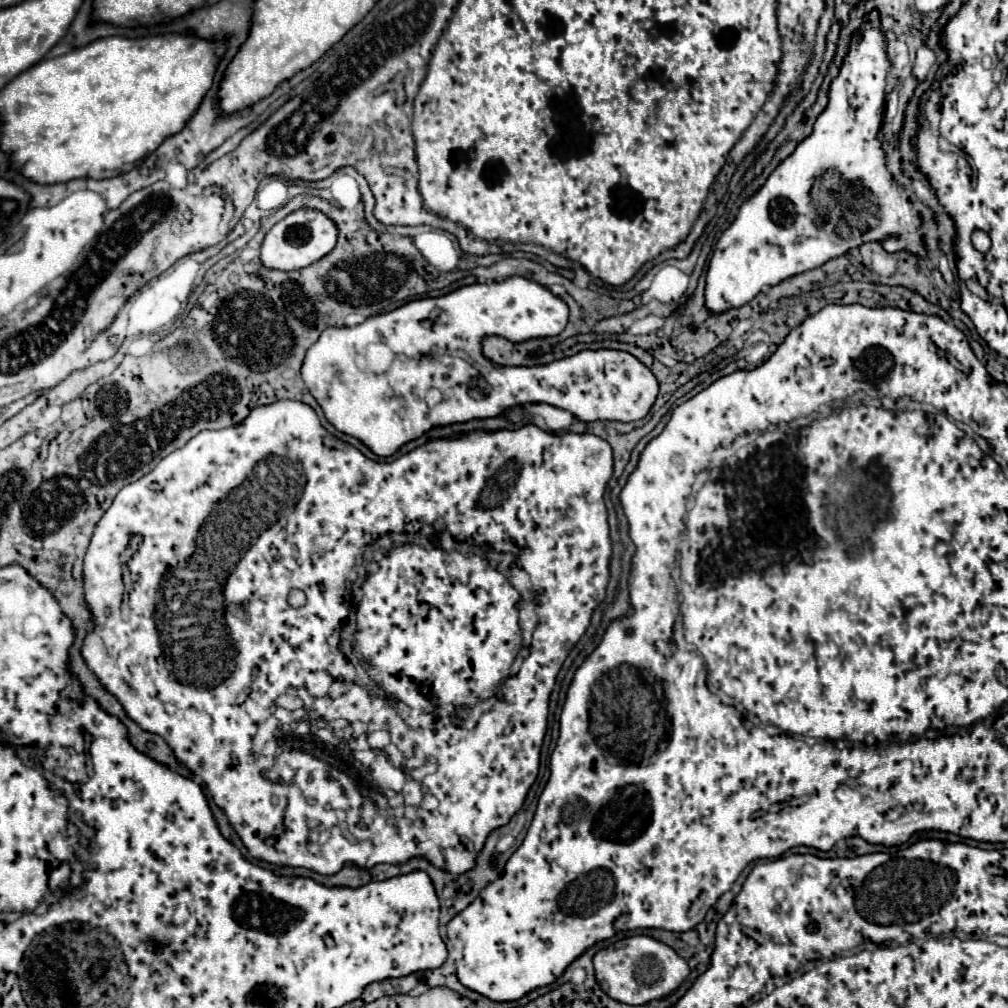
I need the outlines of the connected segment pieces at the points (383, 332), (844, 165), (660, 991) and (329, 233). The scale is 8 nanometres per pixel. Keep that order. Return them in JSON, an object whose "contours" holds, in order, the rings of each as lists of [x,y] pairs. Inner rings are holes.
{"contours":[[[[511,276],[503,282],[493,282],[493,284],[471,284],[447,296],[421,298],[421,300],[407,302],[393,312],[371,316],[363,324],[353,328],[327,328],[319,336],[319,340],[307,350],[301,372],[309,392],[323,408],[327,420],[337,430],[359,438],[377,456],[391,456],[405,442],[419,438],[433,426],[467,422],[473,418],[491,418],[491,416],[503,414],[511,406],[531,404],[531,402],[553,404],[557,408],[571,412],[575,418],[583,422],[641,420],[649,412],[651,404],[655,402],[659,384],[655,376],[651,376],[651,370],[645,364],[639,364],[639,360],[635,360],[635,356],[627,352],[583,350],[571,358],[563,358],[559,362],[551,362],[537,368],[505,368],[505,366],[491,364],[487,358],[477,358],[477,364],[473,364],[471,358],[467,358],[461,352],[461,346],[481,346],[483,338],[487,336],[503,336],[511,342],[557,336],[563,332],[567,318],[569,318],[569,308],[561,298],[553,296],[545,286],[533,280],[527,280],[523,276]],[[371,342],[387,344],[395,356],[385,374],[375,374],[371,370],[361,370],[357,366],[357,358],[365,354]],[[429,388],[437,388],[443,394],[443,400],[433,408],[429,408],[425,402],[425,394]]],[[[875,10],[869,14],[865,30],[853,38],[851,52],[847,54],[837,80],[831,84],[829,106],[817,118],[813,134],[805,138],[797,150],[767,178],[765,186],[739,208],[735,224],[719,238],[713,252],[713,264],[709,262],[705,284],[705,306],[711,316],[723,314],[731,308],[741,308],[751,302],[763,286],[777,286],[793,274],[819,268],[819,264],[825,264],[827,260],[837,258],[863,242],[879,240],[889,252],[907,250],[917,256],[925,254],[919,234],[919,214],[911,208],[909,200],[903,198],[903,188],[897,186],[885,168],[877,136],[877,126],[881,124],[877,110],[883,106],[887,64],[887,42],[879,30]],[[829,168],[839,172],[839,176],[849,184],[867,188],[877,196],[879,224],[865,228],[863,242],[851,238],[817,238],[821,226],[815,222],[811,188],[813,182]]],[[[631,936],[611,944],[605,950],[599,950],[593,958],[595,978],[599,986],[613,1000],[619,1000],[629,1006],[641,1006],[651,1000],[659,1000],[675,992],[683,980],[689,976],[689,964],[667,944],[653,940],[649,936]]],[[[301,208],[285,216],[267,232],[261,244],[259,258],[263,266],[271,270],[301,270],[321,260],[325,254],[329,254],[331,248],[335,248],[335,240],[337,240],[337,228],[331,220],[327,220],[327,216],[323,216],[319,210]]]]}

